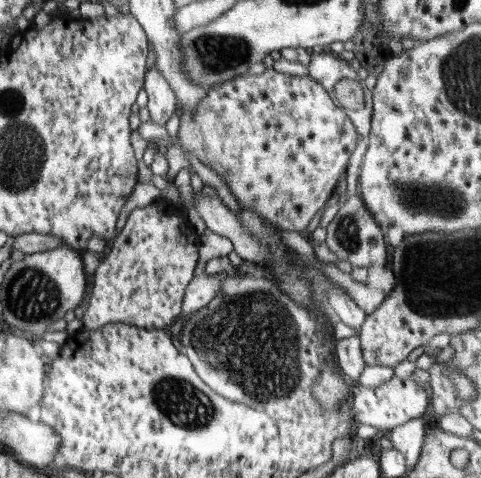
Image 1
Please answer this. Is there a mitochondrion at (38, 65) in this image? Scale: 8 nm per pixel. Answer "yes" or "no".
no

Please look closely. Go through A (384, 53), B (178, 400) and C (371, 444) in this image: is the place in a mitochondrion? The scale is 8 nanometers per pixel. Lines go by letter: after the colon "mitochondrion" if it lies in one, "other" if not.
A: other
B: mitochondrion
C: other

